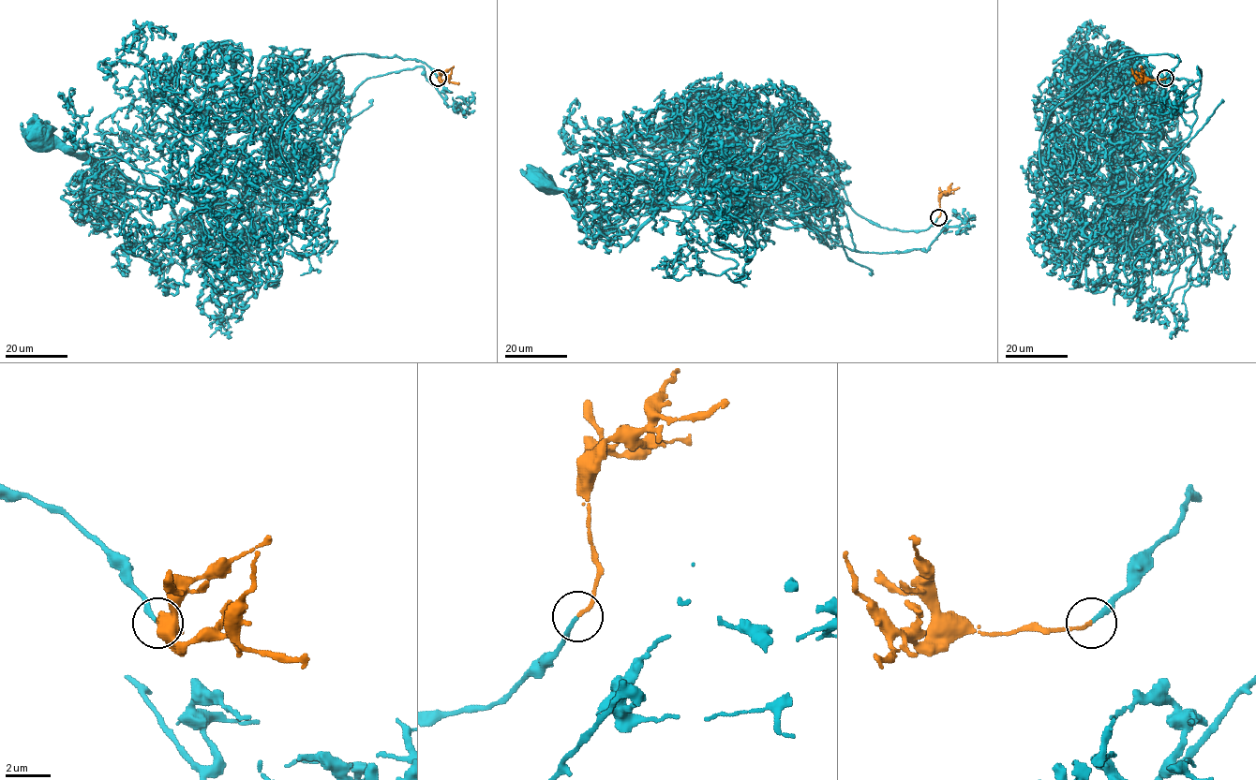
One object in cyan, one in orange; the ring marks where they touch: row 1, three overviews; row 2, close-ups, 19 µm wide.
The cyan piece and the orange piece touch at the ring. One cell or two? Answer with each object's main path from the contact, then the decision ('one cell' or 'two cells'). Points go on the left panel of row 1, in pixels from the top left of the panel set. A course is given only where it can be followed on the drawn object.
cyan runs (438, 78), (330, 61), (284, 124), (293, 183), (245, 175), (236, 200), (136, 188), (37, 138); orange runs (438, 78), (441, 81), (447, 80), (452, 68); one cell

